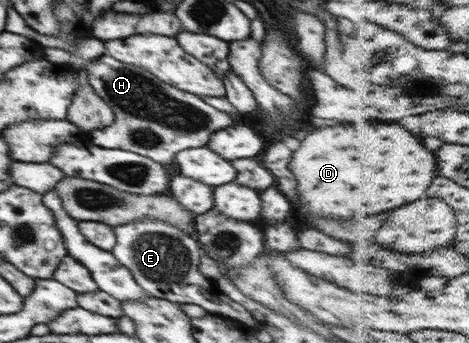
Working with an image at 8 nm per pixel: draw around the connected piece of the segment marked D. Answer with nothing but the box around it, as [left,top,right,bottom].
[291,118,441,218]

